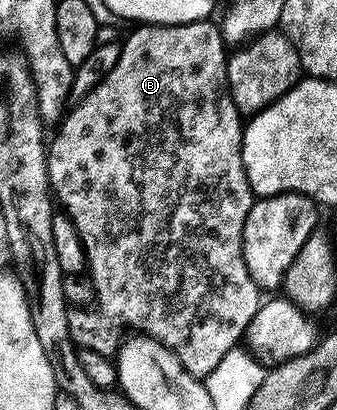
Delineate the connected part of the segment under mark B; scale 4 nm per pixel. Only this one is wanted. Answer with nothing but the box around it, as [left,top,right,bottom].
[46,18,260,378]

